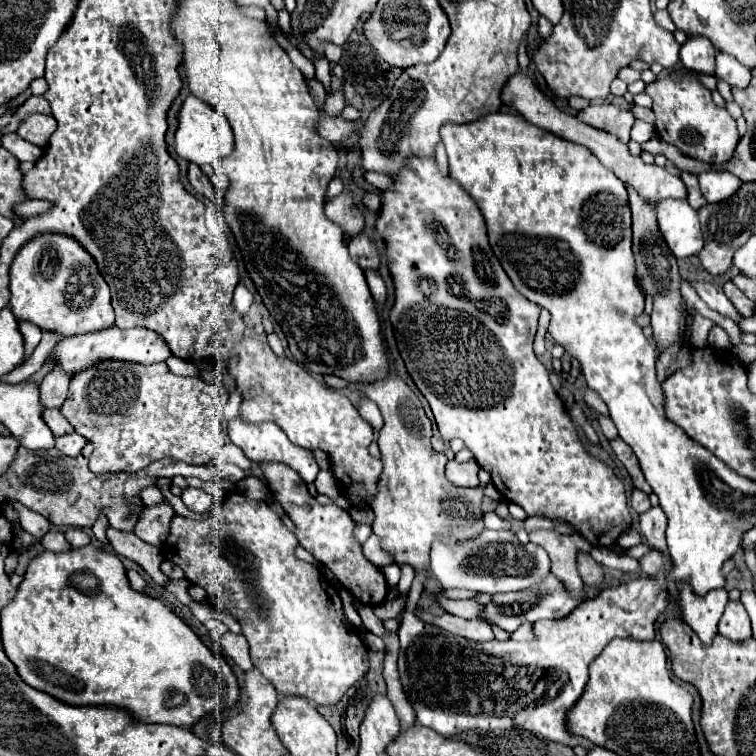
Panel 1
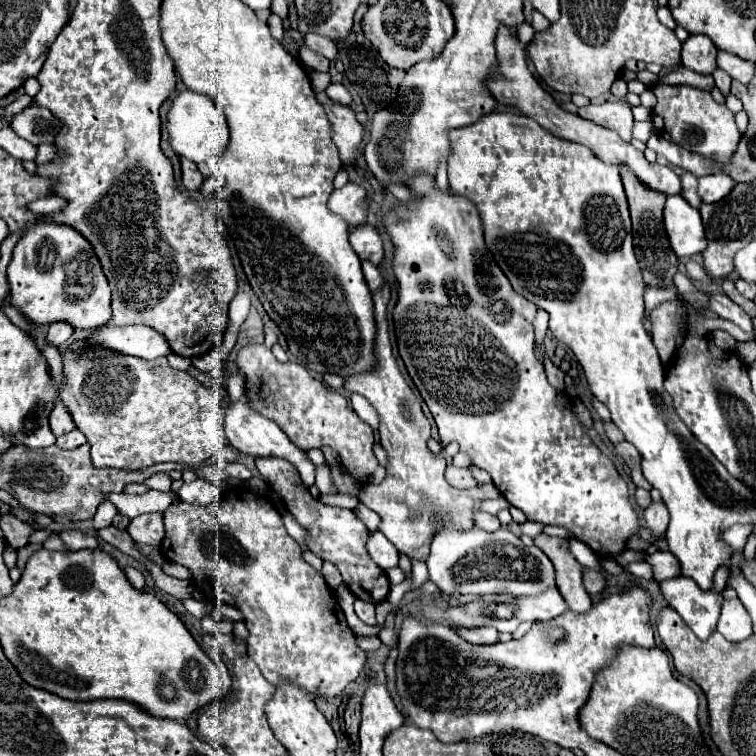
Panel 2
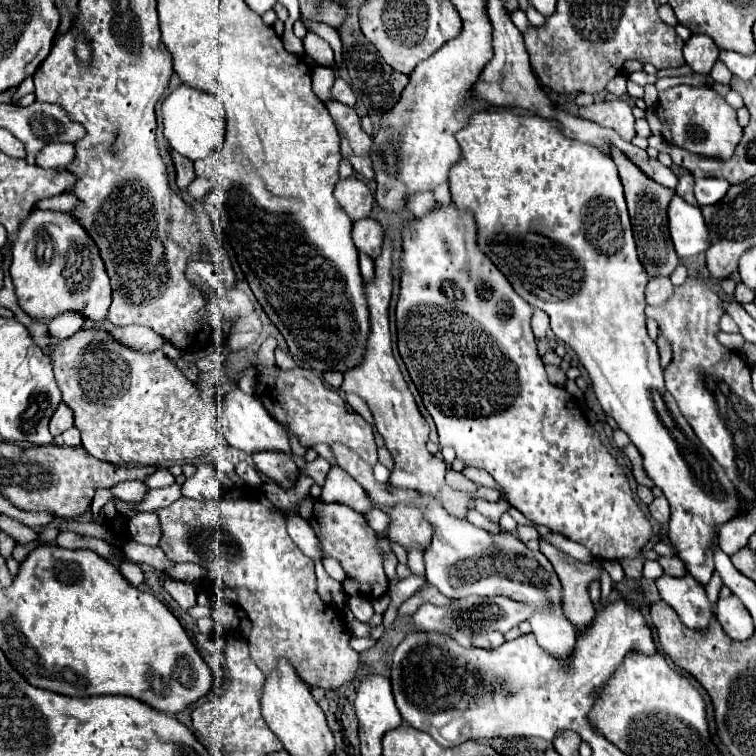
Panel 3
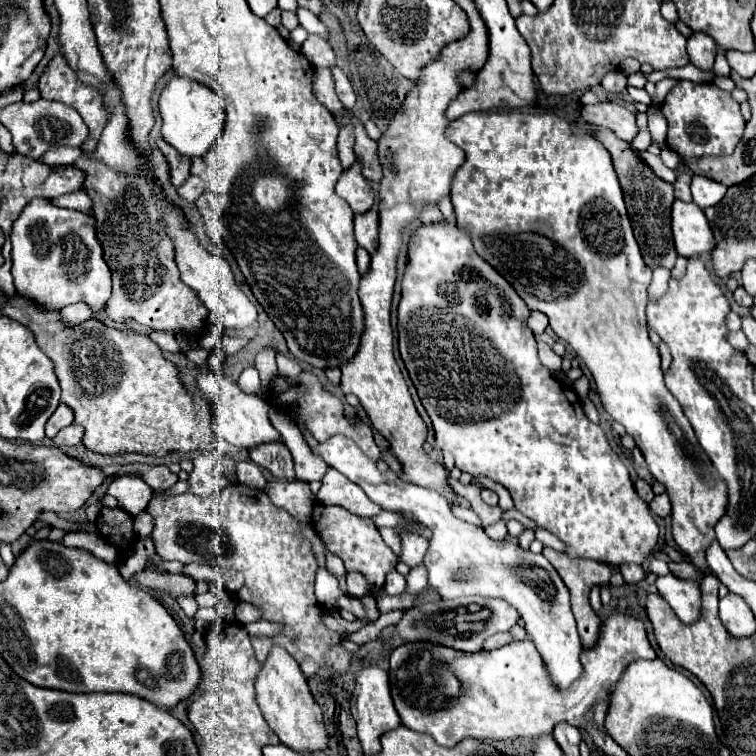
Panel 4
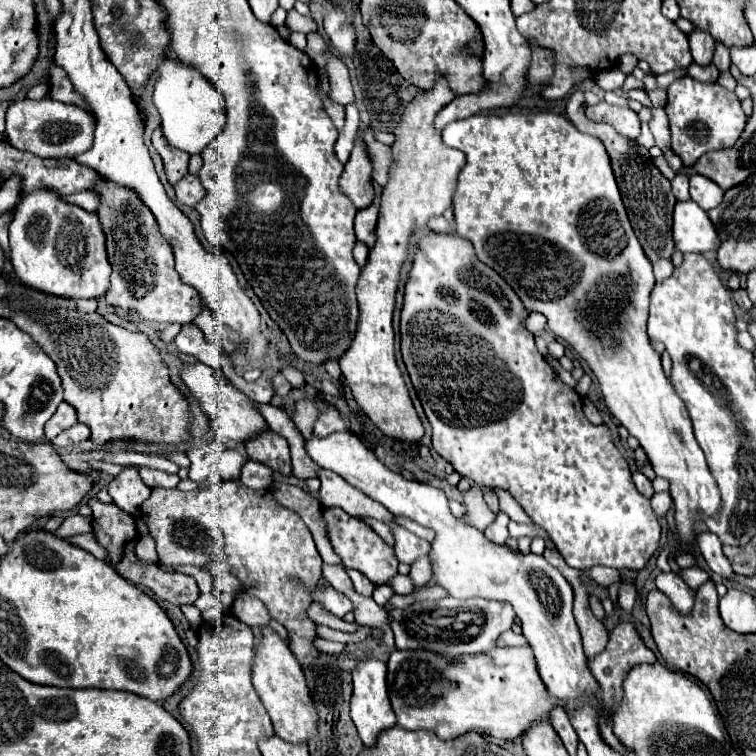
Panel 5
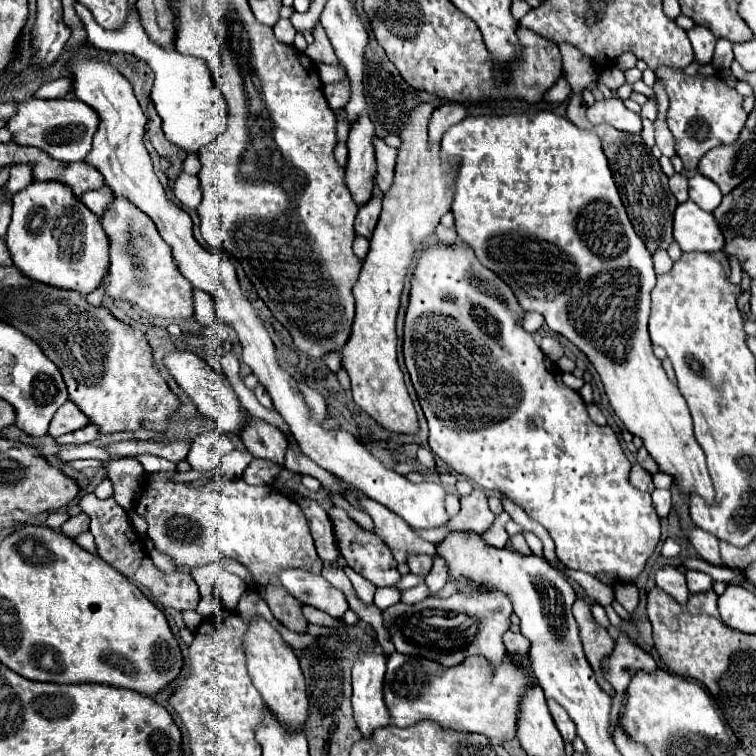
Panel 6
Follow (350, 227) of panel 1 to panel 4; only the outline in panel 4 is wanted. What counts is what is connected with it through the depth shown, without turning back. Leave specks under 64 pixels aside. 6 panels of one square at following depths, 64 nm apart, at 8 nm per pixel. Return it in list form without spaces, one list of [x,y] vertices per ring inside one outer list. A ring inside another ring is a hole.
[[[354,164],[348,172],[344,172],[336,184],[336,194],[348,202],[354,214],[368,212],[374,204],[374,190],[370,182],[362,176],[360,164]]]

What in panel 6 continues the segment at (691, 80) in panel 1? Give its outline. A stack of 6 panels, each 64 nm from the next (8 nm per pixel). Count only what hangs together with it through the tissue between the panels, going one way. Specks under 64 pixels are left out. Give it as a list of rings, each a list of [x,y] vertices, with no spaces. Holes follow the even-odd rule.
[[[660,68],[656,72],[666,84],[666,92],[670,98],[670,108],[668,108],[668,126],[670,132],[674,134],[676,140],[676,154],[682,158],[686,170],[696,170],[700,158],[724,144],[732,144],[740,130],[744,128],[746,122],[746,112],[742,110],[742,96],[734,90],[728,88],[720,78],[702,78],[694,76],[694,80],[684,80],[686,76],[680,70],[672,68]]]

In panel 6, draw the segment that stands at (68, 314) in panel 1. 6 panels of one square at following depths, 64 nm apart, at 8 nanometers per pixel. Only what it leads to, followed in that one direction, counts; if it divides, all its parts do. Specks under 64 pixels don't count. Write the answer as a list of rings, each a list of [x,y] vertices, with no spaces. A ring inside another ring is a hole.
[[[32,182],[28,188],[20,190],[14,196],[14,214],[12,222],[8,226],[6,246],[10,250],[14,266],[28,276],[30,280],[64,288],[64,290],[76,290],[82,296],[94,292],[104,278],[108,276],[108,236],[102,232],[102,224],[96,214],[88,212],[84,204],[72,194],[72,190],[66,184],[54,184],[54,182]]]

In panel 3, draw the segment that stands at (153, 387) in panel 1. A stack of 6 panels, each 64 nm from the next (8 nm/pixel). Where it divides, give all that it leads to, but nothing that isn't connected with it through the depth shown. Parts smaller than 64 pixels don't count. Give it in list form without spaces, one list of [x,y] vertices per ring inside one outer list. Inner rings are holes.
[[[80,330],[74,336],[66,338],[66,340],[58,340],[54,342],[54,352],[52,352],[52,360],[54,360],[54,374],[56,374],[56,382],[58,388],[62,392],[62,400],[72,408],[74,412],[74,424],[76,428],[82,432],[82,444],[84,448],[98,460],[102,462],[110,462],[110,464],[136,464],[136,466],[154,466],[154,464],[162,464],[162,462],[196,462],[200,458],[210,456],[216,448],[220,446],[228,446],[222,428],[220,428],[220,402],[216,392],[212,390],[212,402],[204,400],[200,390],[182,374],[182,370],[164,356],[164,352],[154,352],[152,356],[144,356],[142,352],[132,352],[128,348],[120,348],[120,344],[116,344],[104,330]]]

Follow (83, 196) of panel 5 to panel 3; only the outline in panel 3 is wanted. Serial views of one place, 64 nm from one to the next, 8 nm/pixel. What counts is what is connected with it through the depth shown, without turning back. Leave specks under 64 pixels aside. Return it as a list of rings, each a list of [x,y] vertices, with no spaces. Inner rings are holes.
[[[68,192],[60,194],[60,196],[52,196],[52,198],[48,198],[48,200],[38,200],[38,202],[34,204],[34,208],[38,208],[38,210],[54,210],[54,212],[70,212],[70,210],[74,210],[76,206],[78,206],[76,196],[72,196],[72,194],[68,194]]]

